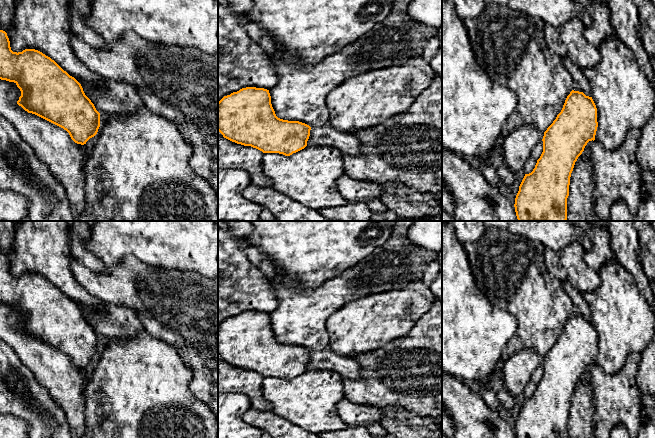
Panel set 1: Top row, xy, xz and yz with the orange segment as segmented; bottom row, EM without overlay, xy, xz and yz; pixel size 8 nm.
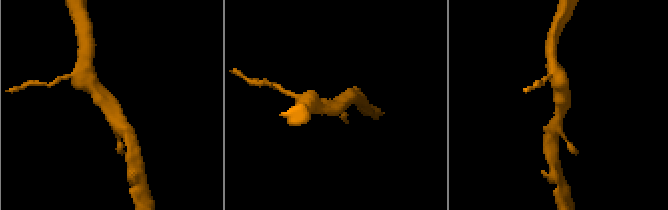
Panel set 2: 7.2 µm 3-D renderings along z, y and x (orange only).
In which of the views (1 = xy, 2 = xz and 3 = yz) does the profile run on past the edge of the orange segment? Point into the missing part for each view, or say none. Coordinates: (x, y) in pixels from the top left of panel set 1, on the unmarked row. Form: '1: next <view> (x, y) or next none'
1: next none
2: next none
3: next none

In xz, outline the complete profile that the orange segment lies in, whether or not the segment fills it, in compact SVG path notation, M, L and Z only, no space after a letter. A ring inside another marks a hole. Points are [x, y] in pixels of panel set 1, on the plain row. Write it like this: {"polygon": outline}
{"polygon": "M246 311L218 326L218 355L224 362L263 377L290 380L307 370L311 351L276 340L269 314Z"}

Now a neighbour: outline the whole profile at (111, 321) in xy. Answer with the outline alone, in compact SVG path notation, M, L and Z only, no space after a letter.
M105 303L101 310L82 310L85 319L100 338L132 338L144 329L138 315L131 309Z

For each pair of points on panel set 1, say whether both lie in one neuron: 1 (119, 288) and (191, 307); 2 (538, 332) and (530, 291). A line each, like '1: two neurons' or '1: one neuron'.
1: one neuron
2: one neuron

